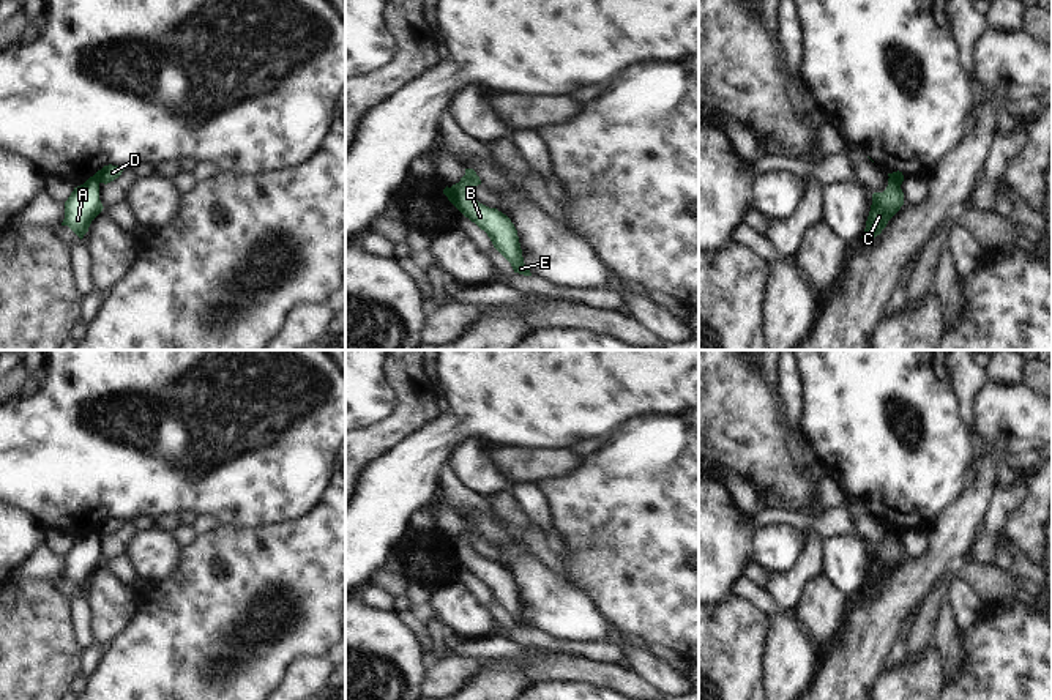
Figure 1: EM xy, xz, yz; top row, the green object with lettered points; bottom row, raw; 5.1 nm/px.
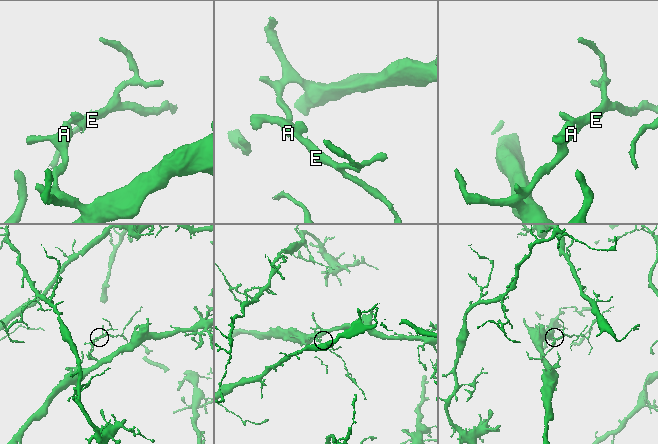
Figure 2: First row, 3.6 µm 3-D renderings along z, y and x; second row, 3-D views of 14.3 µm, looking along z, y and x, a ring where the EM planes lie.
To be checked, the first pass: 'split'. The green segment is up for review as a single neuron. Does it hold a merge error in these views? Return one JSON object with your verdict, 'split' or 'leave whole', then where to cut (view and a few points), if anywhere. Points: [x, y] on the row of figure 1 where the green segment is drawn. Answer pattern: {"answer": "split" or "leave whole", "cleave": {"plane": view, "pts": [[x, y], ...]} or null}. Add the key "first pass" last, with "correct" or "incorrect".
{"answer": "split", "cleave": {"plane": "xy", "pts": [[93, 175], [100, 182]]}, "first pass": "correct"}

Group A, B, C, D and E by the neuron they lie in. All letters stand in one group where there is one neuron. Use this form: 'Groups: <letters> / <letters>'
Groups: A C / B D E.

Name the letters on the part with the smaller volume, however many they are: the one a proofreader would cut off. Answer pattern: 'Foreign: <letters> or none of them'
Foreign: B, D, E

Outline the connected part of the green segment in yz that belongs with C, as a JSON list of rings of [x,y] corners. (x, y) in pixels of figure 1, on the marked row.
[[[888,178],[888,186],[883,192],[872,194],[872,205],[863,233],[864,243],[874,240],[886,227],[888,221],[904,205],[904,192],[894,178]]]

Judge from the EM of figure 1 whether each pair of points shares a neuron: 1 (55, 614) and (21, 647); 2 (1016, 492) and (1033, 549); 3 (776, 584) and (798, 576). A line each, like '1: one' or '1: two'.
1: one
2: two
3: one

